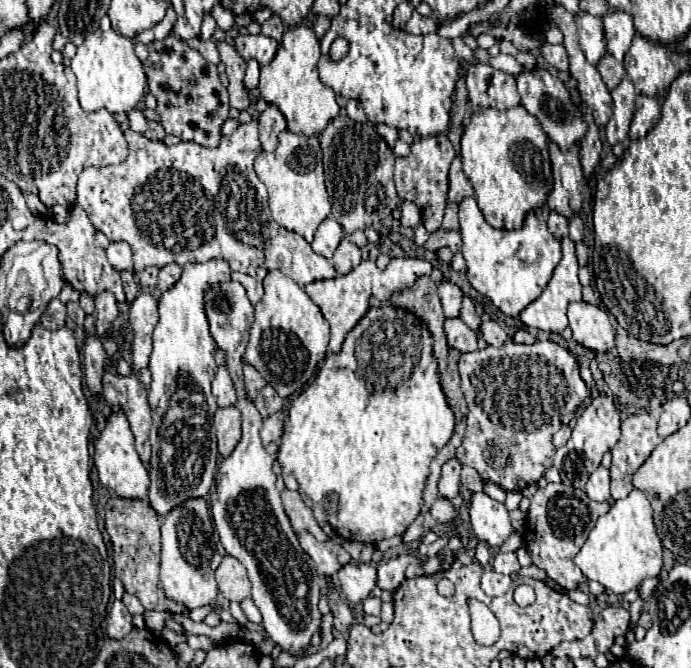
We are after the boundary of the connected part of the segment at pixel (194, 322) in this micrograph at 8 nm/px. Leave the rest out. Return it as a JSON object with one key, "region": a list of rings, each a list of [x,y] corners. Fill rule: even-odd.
{"region":[[[210,260],[204,264],[198,262],[188,262],[182,266],[182,278],[162,292],[158,300],[158,312],[160,320],[154,328],[152,342],[154,350],[150,354],[150,372],[152,372],[152,386],[148,390],[148,404],[152,408],[152,430],[150,430],[150,444],[152,444],[152,458],[150,458],[150,504],[152,508],[164,516],[170,512],[174,506],[182,504],[188,498],[198,498],[198,496],[208,496],[210,486],[214,482],[214,472],[216,472],[216,460],[218,460],[218,450],[216,450],[216,430],[212,424],[214,412],[218,410],[216,400],[212,395],[212,381],[215,377],[217,365],[214,361],[214,350],[216,342],[210,336],[208,330],[208,320],[204,312],[204,294],[212,286],[227,282],[231,279],[231,269],[224,260]]]}

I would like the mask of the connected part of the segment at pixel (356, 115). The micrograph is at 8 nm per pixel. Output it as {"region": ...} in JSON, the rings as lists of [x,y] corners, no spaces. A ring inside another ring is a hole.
{"region":[[[348,100],[346,110],[348,110],[348,116],[350,116],[352,120],[356,120],[356,122],[366,122],[364,108],[362,108],[362,104],[360,104],[358,100]]]}

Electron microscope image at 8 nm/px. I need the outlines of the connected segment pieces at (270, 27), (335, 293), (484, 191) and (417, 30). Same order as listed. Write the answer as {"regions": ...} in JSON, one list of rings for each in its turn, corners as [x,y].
{"regions":[[[[272,14],[272,18],[262,24],[262,34],[274,38],[276,42],[280,42],[280,40],[282,40],[282,34],[284,34],[284,24],[282,24],[282,20],[280,20],[276,14]]],[[[400,256],[400,258],[392,258],[390,264],[386,266],[386,270],[380,270],[374,260],[362,260],[354,270],[350,270],[344,276],[336,276],[336,278],[330,278],[330,280],[316,280],[316,282],[306,284],[304,286],[306,294],[322,310],[324,318],[330,324],[330,352],[334,352],[334,354],[340,352],[346,334],[368,312],[368,308],[370,308],[368,298],[370,296],[388,300],[390,292],[408,290],[420,276],[430,274],[430,272],[432,272],[432,264],[428,260],[420,260],[420,258],[414,258],[414,256],[408,256],[408,258]]],[[[522,104],[508,108],[508,110],[494,110],[494,108],[484,108],[476,112],[466,126],[462,134],[462,164],[464,164],[464,174],[468,176],[472,188],[474,188],[474,198],[478,202],[478,208],[482,210],[486,222],[492,228],[498,230],[518,230],[524,224],[524,218],[528,212],[542,210],[546,204],[546,198],[550,194],[550,186],[554,186],[552,178],[552,166],[550,166],[550,154],[548,154],[548,136],[542,130],[538,118],[534,118]]],[[[416,10],[406,24],[406,32],[410,32],[410,34],[430,34],[436,30],[438,30],[438,20],[428,18],[428,16],[420,16]]]]}

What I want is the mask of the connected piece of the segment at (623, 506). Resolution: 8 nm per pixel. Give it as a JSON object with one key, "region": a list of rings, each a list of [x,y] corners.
{"region":[[[632,490],[626,498],[614,500],[610,510],[598,518],[586,544],[574,556],[574,564],[588,580],[600,582],[614,594],[636,590],[642,580],[654,578],[662,568],[662,542],[652,520],[652,506],[640,490]]]}

